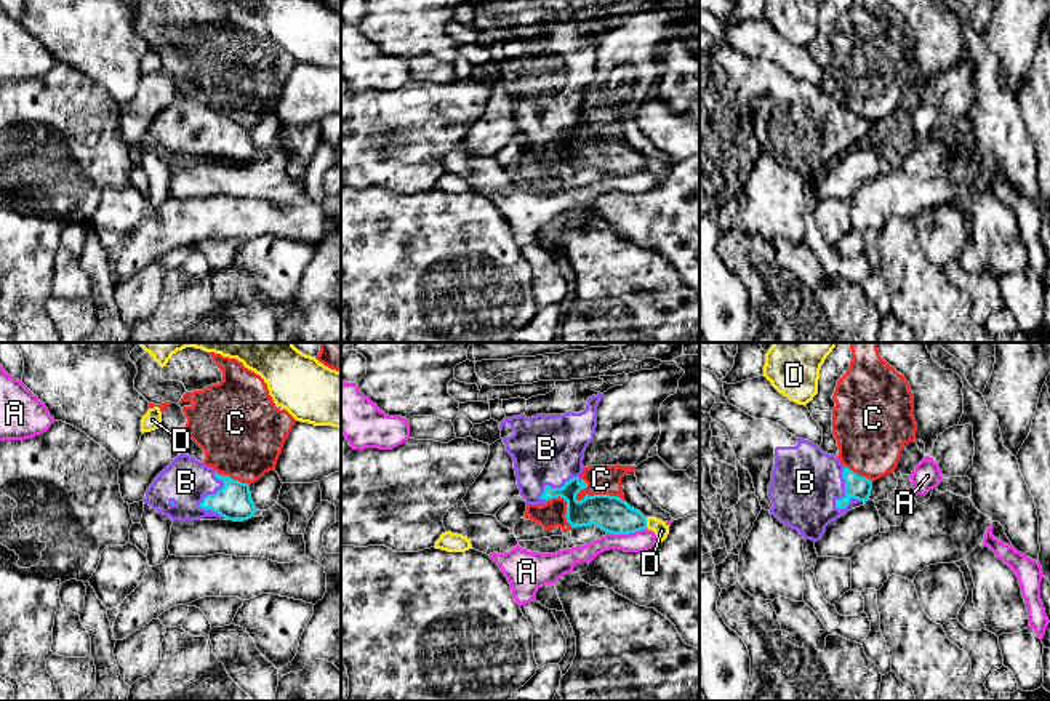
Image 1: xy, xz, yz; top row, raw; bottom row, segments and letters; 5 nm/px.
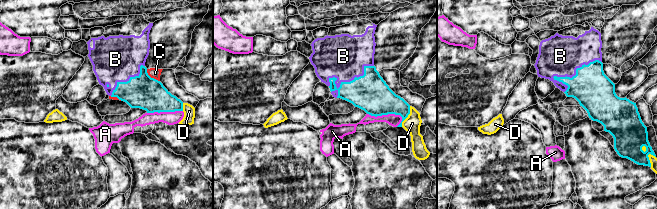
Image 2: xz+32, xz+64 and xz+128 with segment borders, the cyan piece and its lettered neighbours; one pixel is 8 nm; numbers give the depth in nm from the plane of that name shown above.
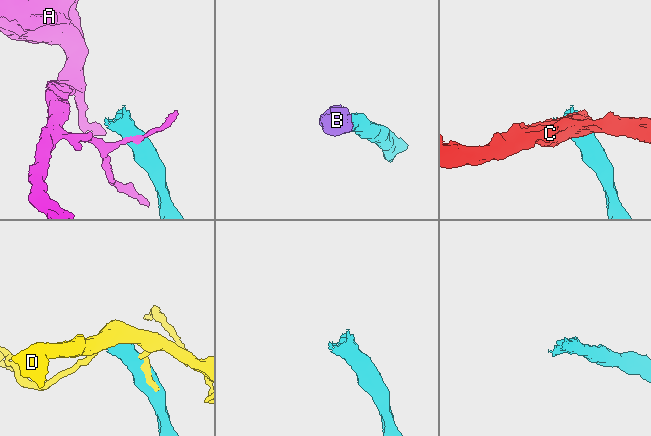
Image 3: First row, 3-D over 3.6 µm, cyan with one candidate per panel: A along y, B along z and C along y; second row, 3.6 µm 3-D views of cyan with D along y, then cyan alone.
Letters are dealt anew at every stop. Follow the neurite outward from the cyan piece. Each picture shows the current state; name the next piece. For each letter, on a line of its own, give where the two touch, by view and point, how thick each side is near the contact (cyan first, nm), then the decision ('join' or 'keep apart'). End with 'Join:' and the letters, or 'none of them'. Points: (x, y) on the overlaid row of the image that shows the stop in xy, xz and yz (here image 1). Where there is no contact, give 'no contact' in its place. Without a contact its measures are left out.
A: meets cyan in xz at (626, 533); 180 nm thick on the cyan side, 110 nm on the other; keep apart
B: meets cyan in xy at (205, 496); 180 nm thick on the cyan side, 240 nm on the other; join
C: meets cyan in xz at (599, 495); 180 nm thick on the cyan side, 140 nm on the other; keep apart
D: meets cyan in xz at (645, 522); 180 nm thick on the cyan side, 80 nm on the other; keep apart
Join: B

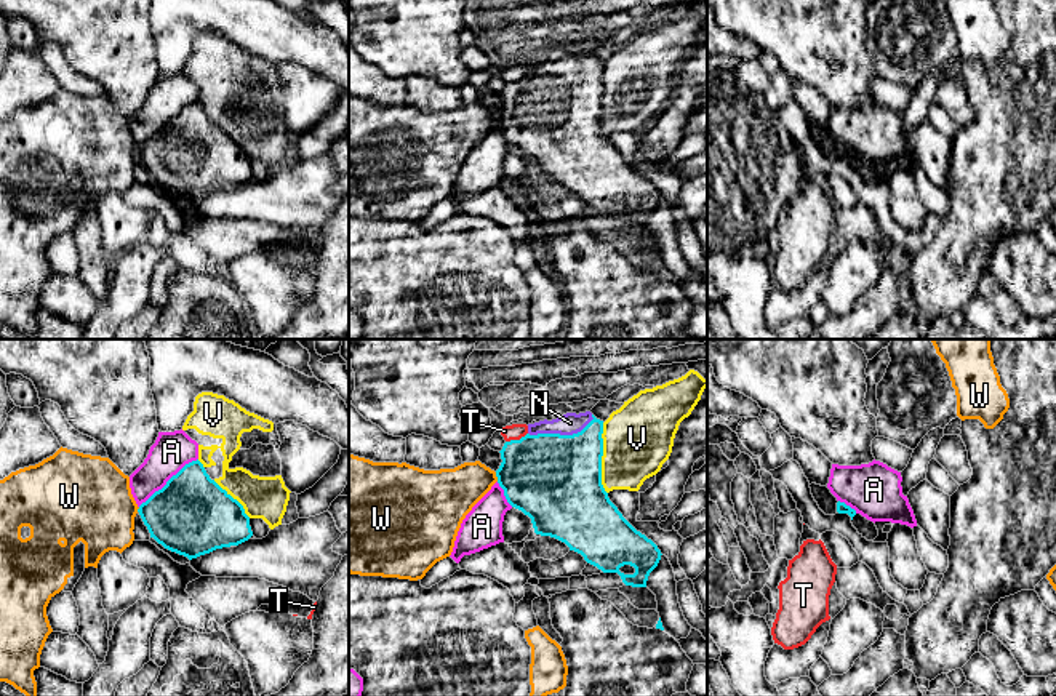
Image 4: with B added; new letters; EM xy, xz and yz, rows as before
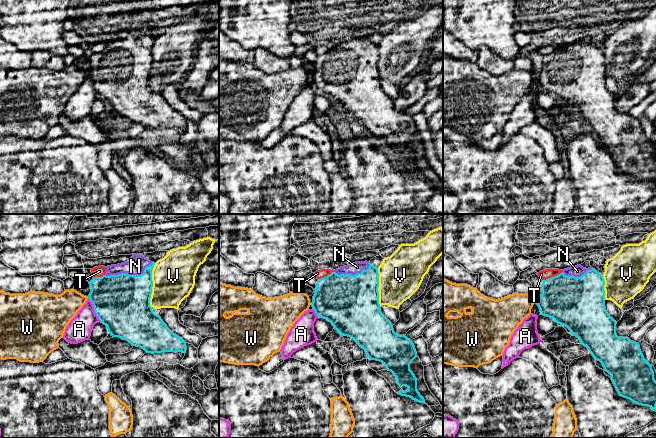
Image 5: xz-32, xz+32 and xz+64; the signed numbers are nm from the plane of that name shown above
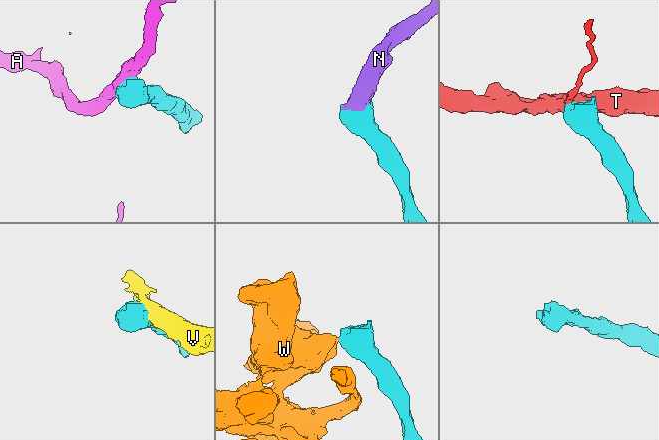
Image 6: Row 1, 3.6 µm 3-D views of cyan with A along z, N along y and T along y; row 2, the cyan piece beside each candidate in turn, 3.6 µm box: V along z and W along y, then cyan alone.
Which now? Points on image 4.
A: meets cyan in xy at (167, 482); 400 nm thick on the cyan side, 190 nm on the other; keep apart
N: meets cyan in xz at (559, 434); 460 nm thick on the cyan side, 110 nm on the other; join
T: meets cyan in xz at (516, 440); 440 nm thick on the cyan side, 80 nm on the other; keep apart
V: meets cyan in xz at (600, 458); 460 nm thick on the cyan side, 360 nm on the other; keep apart
W: meets cyan in xz at (496, 476); 420 nm thick on the cyan side, 260 nm on the other; keep apart
Join: N

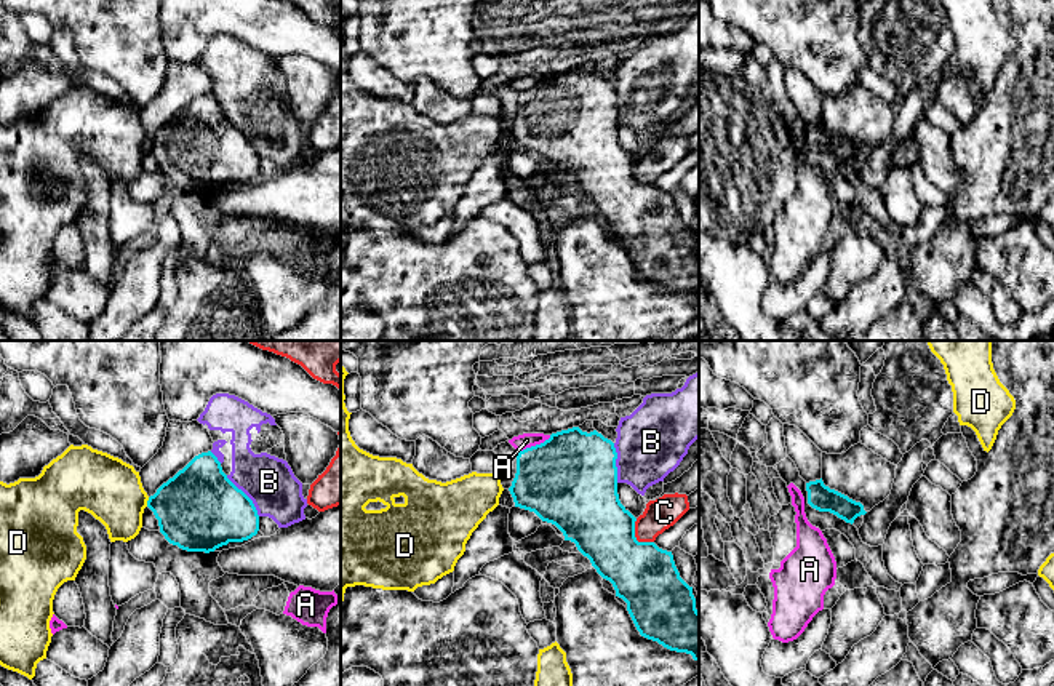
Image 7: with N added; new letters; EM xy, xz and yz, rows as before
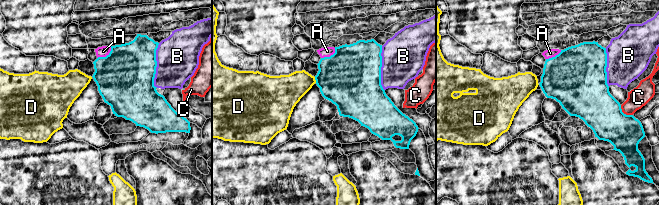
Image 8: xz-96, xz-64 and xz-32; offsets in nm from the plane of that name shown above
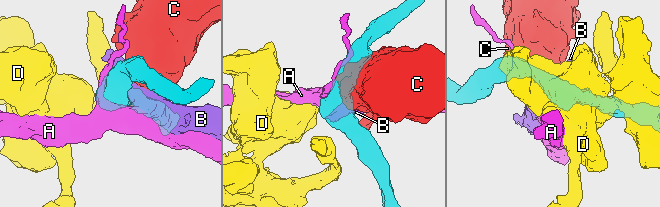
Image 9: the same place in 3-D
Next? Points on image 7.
A: meets cyan in xz at (536, 445); 480 nm thick on the cyan side, 80 nm on the other; keep apart
B: meets cyan in xy at (247, 496); 420 nm thick on the cyan side, 260 nm on the other; keep apart
C: meets cyan in xz at (635, 538); 320 nm thick on the cyan side, 160 nm on the other; keep apart
D: meets cyan in xy at (147, 502); 400 nm thick on the cyan side, 320 nm on the other; keep apart
Join: none of them

